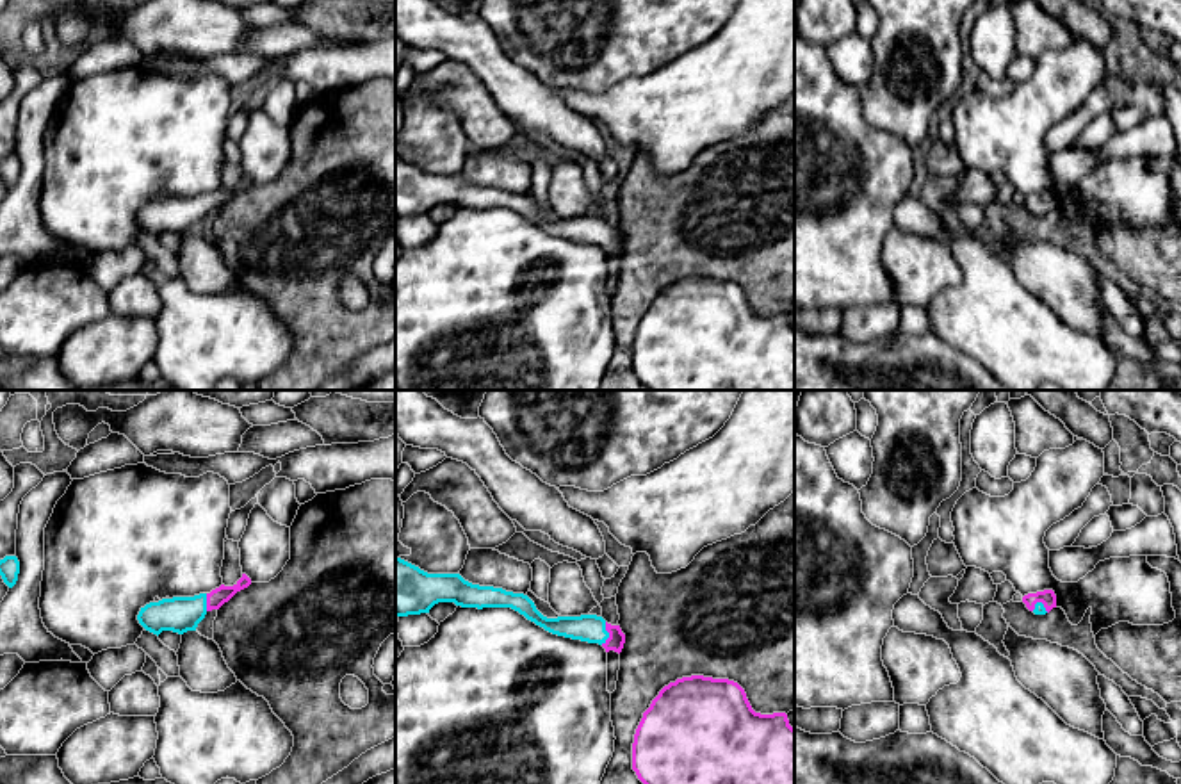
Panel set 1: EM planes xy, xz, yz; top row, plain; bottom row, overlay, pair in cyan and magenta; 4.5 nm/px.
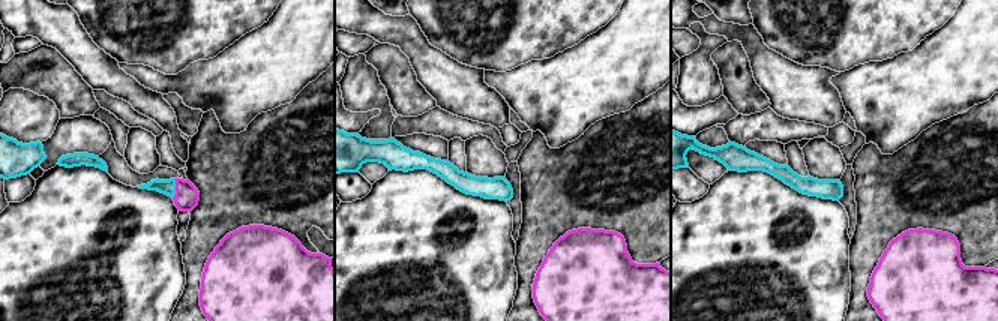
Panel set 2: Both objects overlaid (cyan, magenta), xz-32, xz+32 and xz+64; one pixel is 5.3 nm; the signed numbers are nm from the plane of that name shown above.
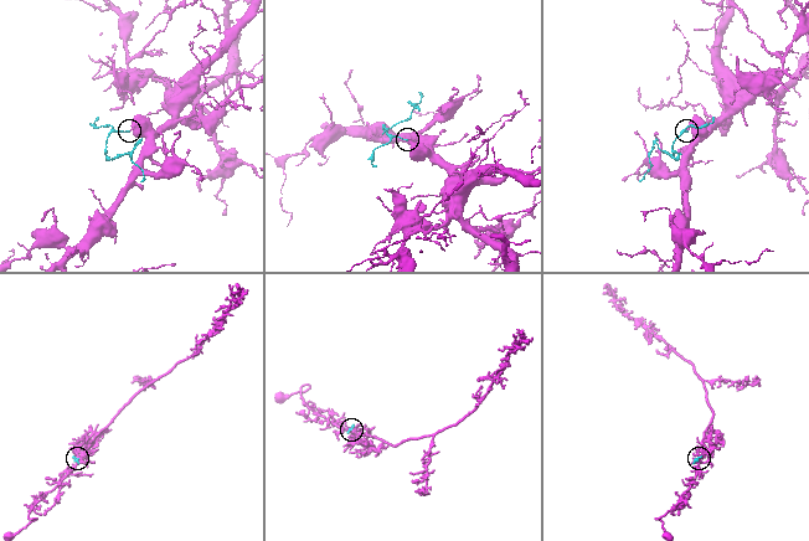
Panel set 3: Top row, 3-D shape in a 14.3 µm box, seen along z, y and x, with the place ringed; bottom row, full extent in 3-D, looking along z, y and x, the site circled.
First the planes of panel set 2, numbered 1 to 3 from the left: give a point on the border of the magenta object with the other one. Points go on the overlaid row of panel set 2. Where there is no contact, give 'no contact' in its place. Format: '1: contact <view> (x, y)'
1: contact xz-32 (174, 189)
2: no contact
3: no contact

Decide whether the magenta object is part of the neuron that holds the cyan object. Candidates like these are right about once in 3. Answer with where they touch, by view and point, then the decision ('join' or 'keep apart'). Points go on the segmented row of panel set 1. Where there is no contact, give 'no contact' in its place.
xz (608, 633) | join

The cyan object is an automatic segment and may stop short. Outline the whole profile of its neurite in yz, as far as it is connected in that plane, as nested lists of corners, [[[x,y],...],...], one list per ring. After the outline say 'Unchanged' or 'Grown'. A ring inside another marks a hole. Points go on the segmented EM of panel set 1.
[[[1044,590],[1044,592],[1037,592],[1037,593],[1024,595],[1022,597],[1022,602],[1035,615],[1046,615],[1053,608],[1056,608],[1056,595],[1055,595],[1053,590]]]. Grown

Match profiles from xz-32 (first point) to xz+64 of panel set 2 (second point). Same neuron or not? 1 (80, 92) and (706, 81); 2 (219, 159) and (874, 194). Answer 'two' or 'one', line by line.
1: two
2: one

